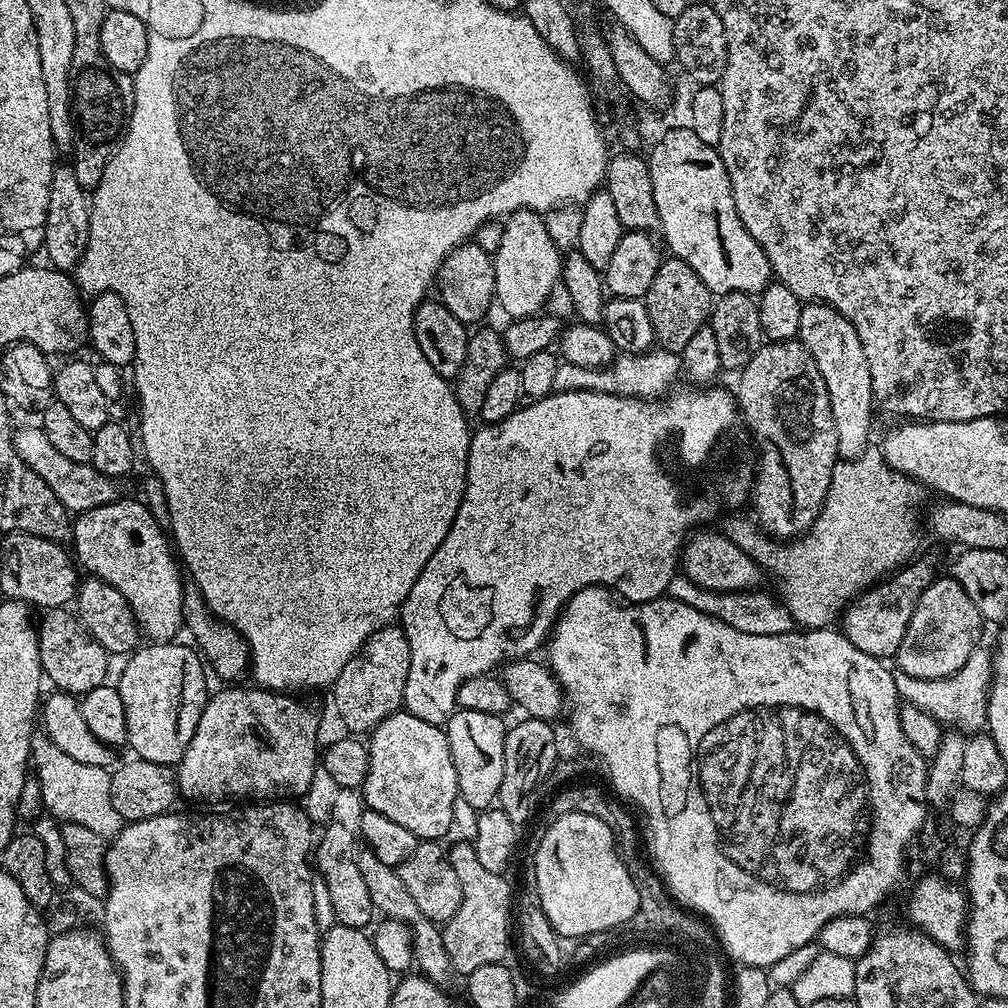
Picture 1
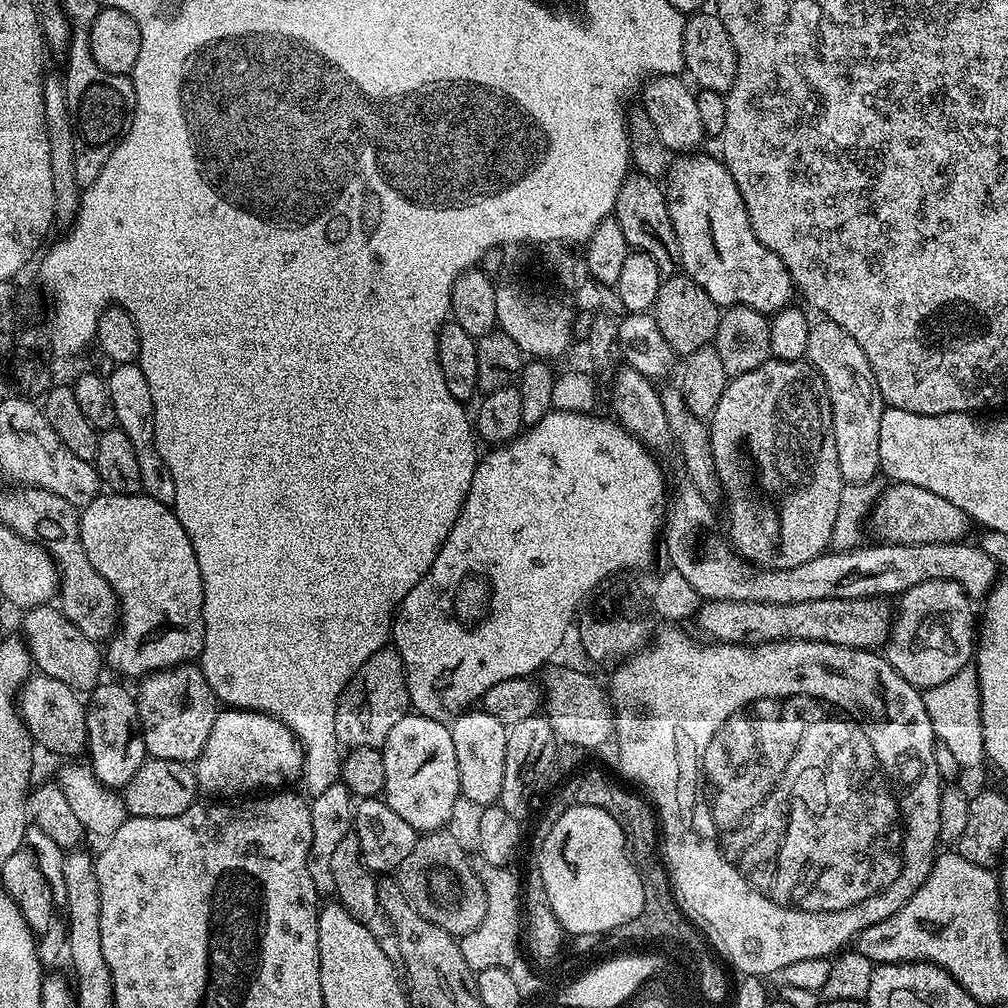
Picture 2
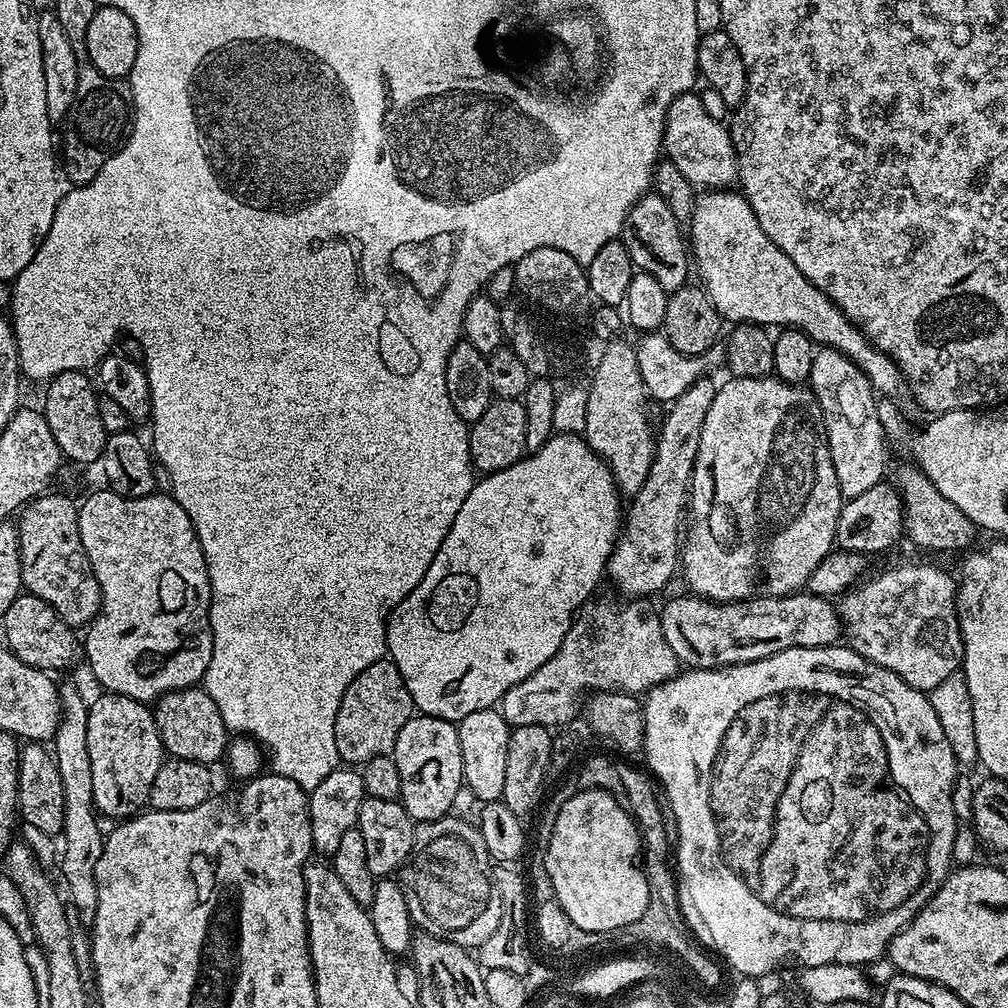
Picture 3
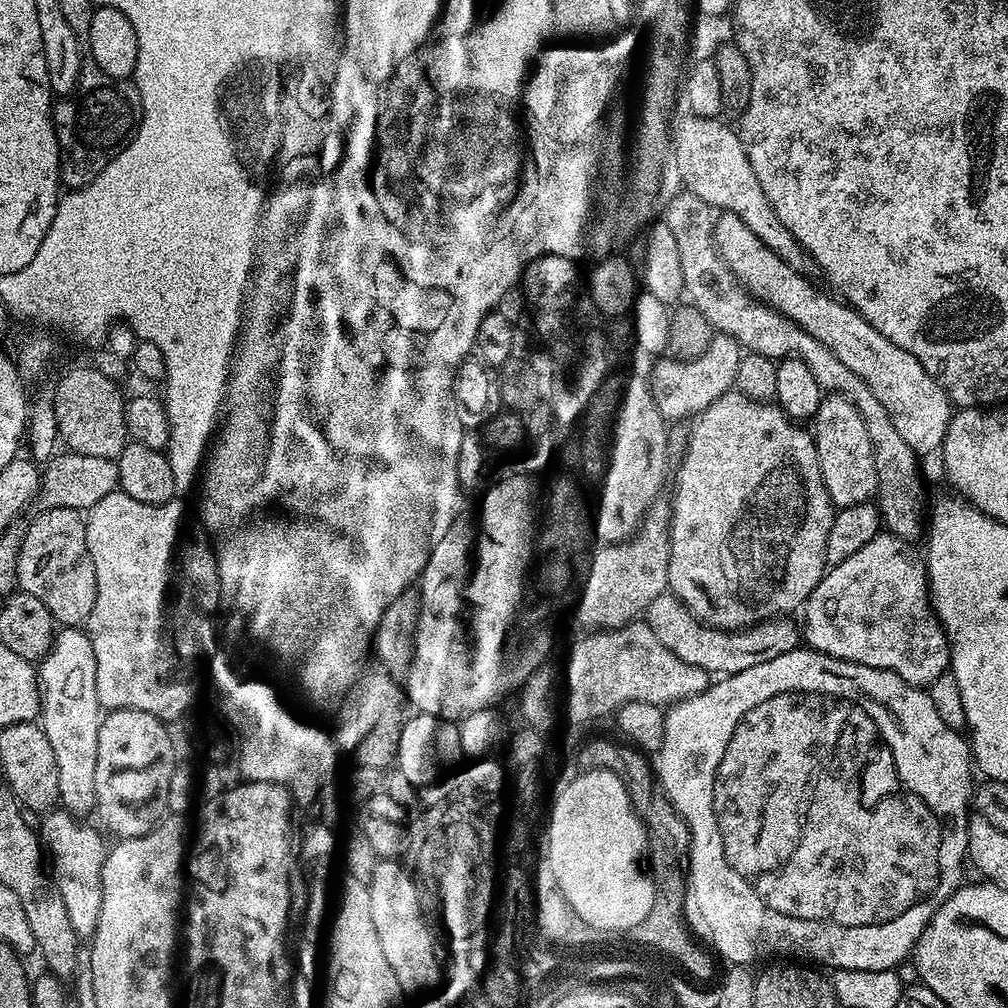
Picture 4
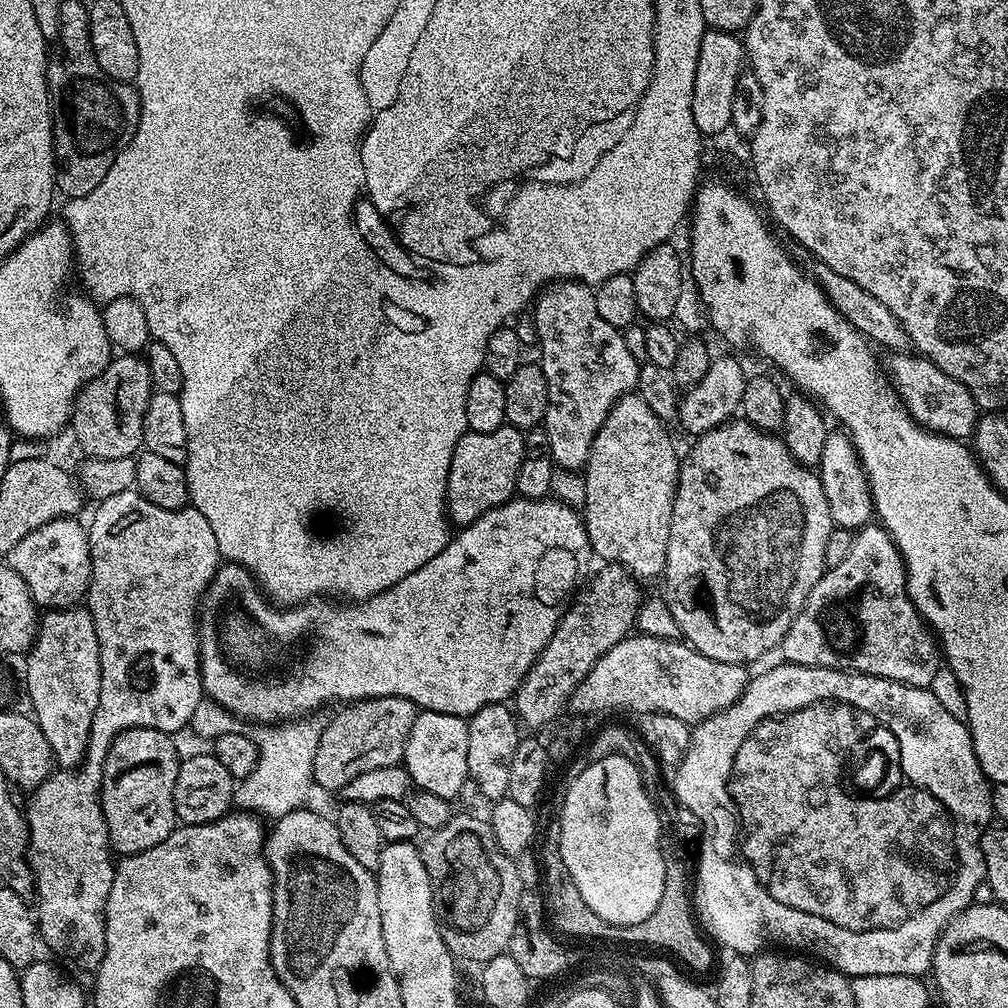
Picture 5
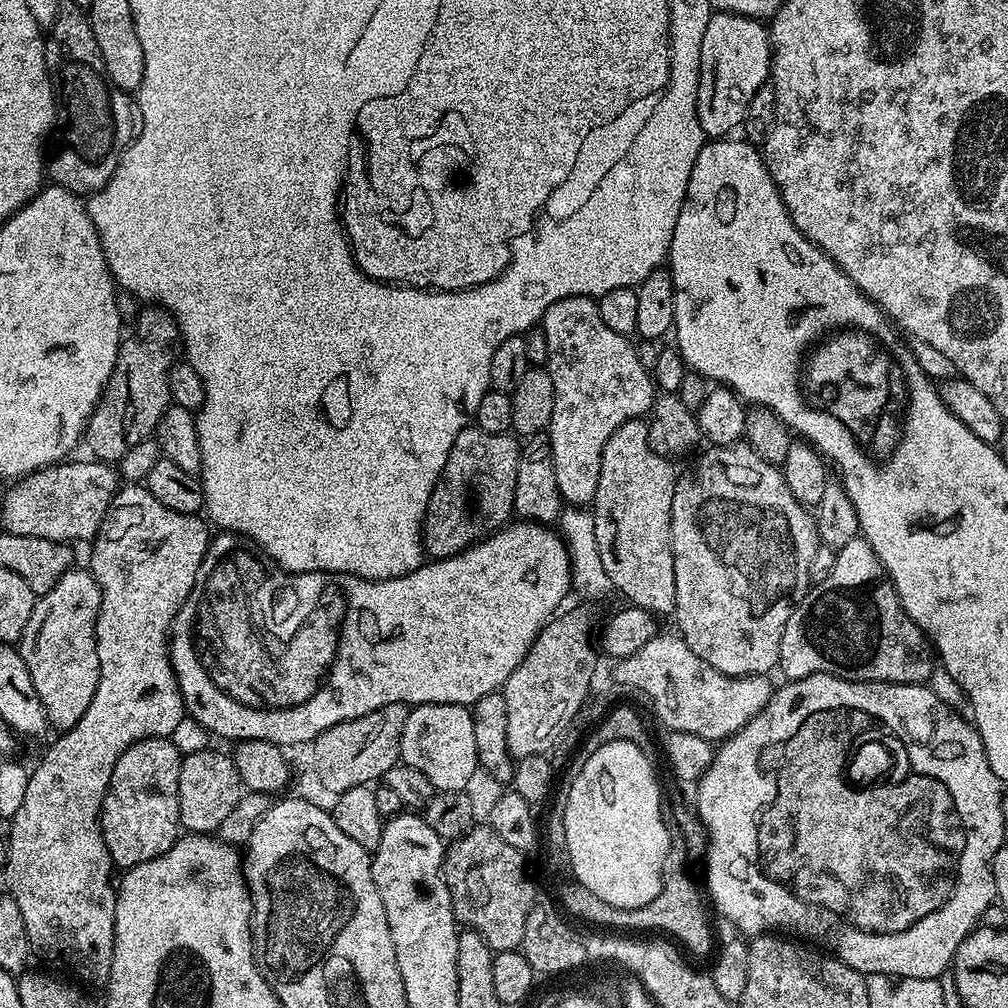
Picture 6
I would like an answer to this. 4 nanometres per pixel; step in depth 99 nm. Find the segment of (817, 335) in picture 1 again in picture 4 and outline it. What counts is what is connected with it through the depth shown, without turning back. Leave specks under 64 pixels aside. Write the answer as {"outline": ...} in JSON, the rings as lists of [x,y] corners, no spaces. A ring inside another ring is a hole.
{"outline":[[[828,394],[821,399],[814,417],[814,439],[818,450],[818,462],[822,466],[822,480],[837,509],[849,508],[855,504],[867,504],[877,495],[874,446],[866,430],[866,422],[851,400],[843,394]]]}

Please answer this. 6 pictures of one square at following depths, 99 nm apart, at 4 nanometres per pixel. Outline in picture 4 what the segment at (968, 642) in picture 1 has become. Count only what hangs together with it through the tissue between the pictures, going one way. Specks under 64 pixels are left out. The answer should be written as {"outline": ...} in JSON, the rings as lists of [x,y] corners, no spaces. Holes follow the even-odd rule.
{"outline":[[[884,530],[866,542],[858,554],[850,554],[850,558],[831,565],[802,609],[803,643],[830,658],[890,670],[906,683],[917,686],[930,686],[942,673],[949,671],[952,650],[940,619],[932,609],[928,566],[921,557],[920,560],[916,557],[912,548],[915,547],[910,546],[909,541]]]}

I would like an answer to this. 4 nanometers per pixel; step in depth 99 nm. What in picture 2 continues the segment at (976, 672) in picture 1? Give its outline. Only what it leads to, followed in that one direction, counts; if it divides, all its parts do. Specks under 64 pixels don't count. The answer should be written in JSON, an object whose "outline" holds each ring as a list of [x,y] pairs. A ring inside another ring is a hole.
{"outline":[[[969,666],[958,670],[954,678],[946,678],[939,686],[923,689],[924,705],[926,714],[930,714],[930,726],[934,726],[934,734],[939,744],[950,750],[950,755],[958,761],[961,770],[968,768],[980,768],[986,764],[984,754],[984,739],[982,738],[982,706],[980,705],[980,683],[975,667]]]}

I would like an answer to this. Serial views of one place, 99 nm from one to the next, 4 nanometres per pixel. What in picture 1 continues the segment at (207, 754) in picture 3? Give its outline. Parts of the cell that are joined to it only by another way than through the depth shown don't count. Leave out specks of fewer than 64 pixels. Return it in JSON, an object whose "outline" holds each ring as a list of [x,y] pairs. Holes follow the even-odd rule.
{"outline":[[[148,642],[137,647],[127,657],[124,669],[120,672],[120,681],[114,686],[122,698],[122,706],[126,710],[126,741],[127,747],[132,747],[139,759],[165,766],[176,766],[191,746],[191,739],[198,727],[198,720],[206,706],[210,689],[208,680],[204,677],[205,661],[195,647],[180,644],[181,642]]]}

